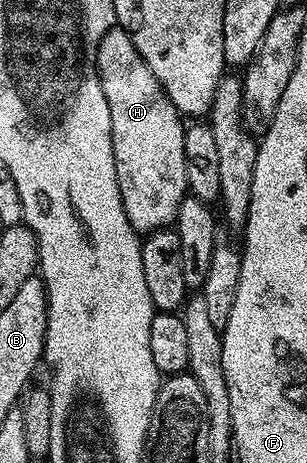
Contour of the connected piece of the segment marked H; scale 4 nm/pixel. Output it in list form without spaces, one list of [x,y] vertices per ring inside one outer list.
[[[115,25],[99,41],[97,72],[111,109],[111,145],[115,153],[115,177],[123,197],[127,221],[138,233],[162,231],[176,224],[179,205],[185,200],[187,165],[183,161],[183,137],[186,124],[159,85],[155,73],[147,69],[147,61],[139,57],[139,49],[119,25]]]

